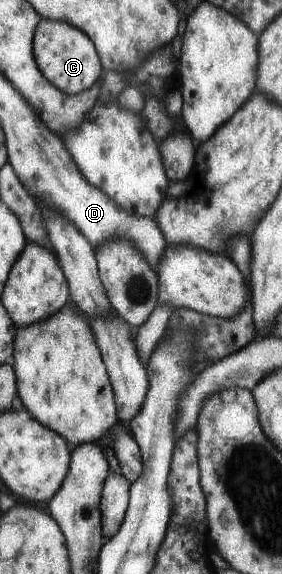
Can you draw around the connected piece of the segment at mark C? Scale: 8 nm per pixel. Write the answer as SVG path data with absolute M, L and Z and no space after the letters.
M41 17L34 31L33 51L42 75L65 94L74 95L90 89L104 70L94 42L81 29L65 21Z

